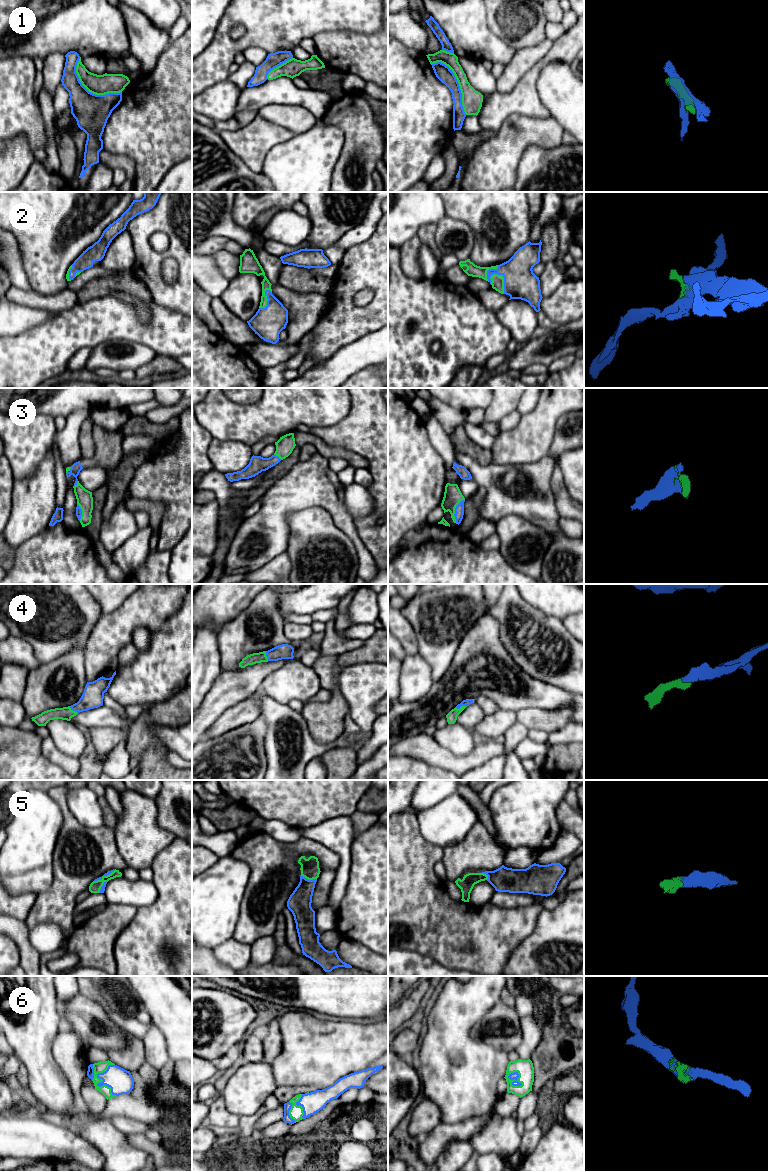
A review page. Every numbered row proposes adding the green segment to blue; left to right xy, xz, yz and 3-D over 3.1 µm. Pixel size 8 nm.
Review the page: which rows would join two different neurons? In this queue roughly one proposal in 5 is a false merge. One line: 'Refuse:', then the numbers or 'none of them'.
Refuse: 1

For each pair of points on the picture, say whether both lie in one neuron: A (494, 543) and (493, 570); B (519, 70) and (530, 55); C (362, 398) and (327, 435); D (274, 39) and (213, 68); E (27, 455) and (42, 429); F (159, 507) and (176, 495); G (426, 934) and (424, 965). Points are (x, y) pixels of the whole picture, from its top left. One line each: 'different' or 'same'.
A: different
B: same
C: same
D: same
E: same
F: different
G: different

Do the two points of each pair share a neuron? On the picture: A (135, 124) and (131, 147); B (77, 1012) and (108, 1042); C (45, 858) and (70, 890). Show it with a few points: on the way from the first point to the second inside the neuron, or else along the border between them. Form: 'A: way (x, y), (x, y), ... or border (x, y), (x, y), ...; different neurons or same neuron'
A: way (135, 130), (135, 141); same neuron
B: way (86, 1021), (89, 1024), (90, 1032), (99, 1036); same neuron
C: border (55, 845), (53, 853), (53, 881), (44, 890); different neurons

